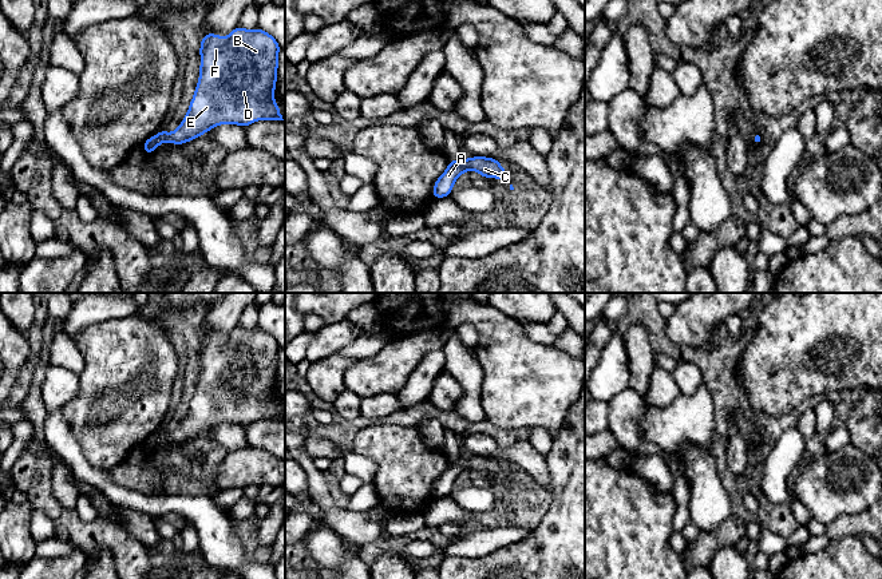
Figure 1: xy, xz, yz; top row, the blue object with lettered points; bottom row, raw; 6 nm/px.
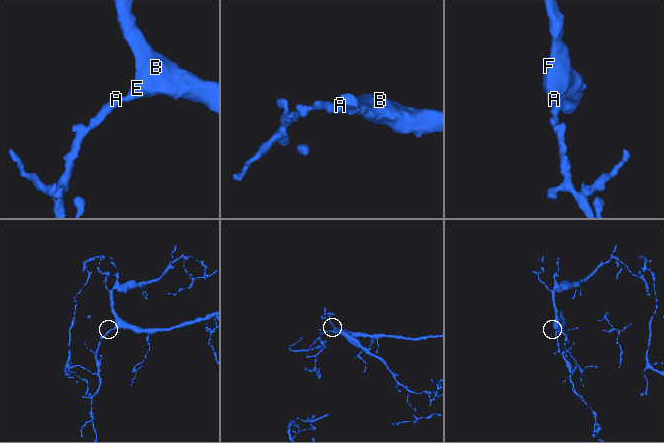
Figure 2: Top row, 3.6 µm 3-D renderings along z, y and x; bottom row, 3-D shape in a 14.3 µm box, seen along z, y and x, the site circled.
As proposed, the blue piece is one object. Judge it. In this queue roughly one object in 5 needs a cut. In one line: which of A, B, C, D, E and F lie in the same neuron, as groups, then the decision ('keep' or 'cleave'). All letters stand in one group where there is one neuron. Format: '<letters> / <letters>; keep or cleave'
A B C D E F; keep

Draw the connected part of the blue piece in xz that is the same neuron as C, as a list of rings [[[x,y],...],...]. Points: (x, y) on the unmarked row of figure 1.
[[[471,456],[467,459],[450,460],[447,469],[436,479],[432,489],[434,499],[448,496],[452,491],[456,477],[474,469],[486,479],[498,477],[501,480],[509,476],[509,472],[495,457]]]

